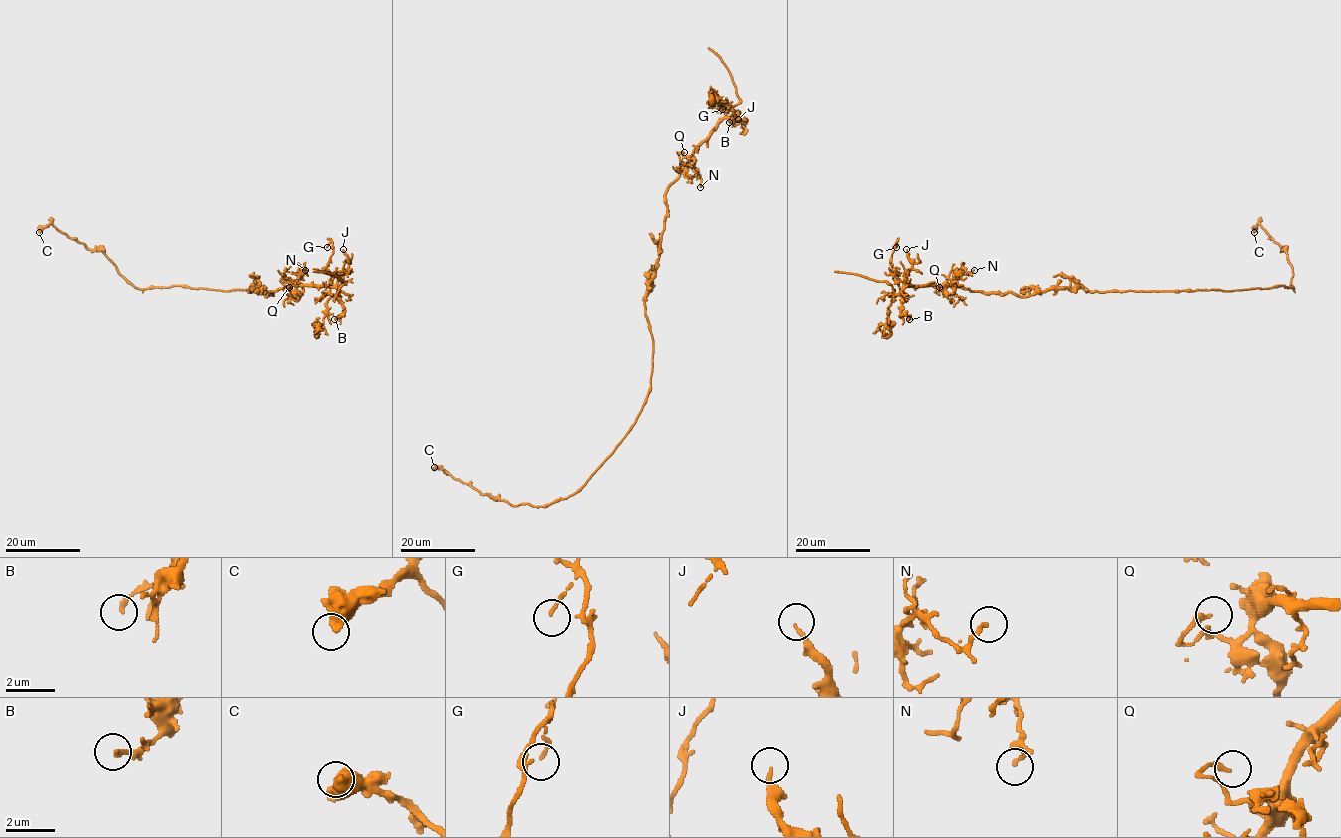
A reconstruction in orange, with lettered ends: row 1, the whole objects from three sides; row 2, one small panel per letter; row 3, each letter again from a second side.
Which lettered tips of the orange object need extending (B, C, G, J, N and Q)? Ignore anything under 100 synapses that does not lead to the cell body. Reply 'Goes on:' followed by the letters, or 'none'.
Goes on: none

